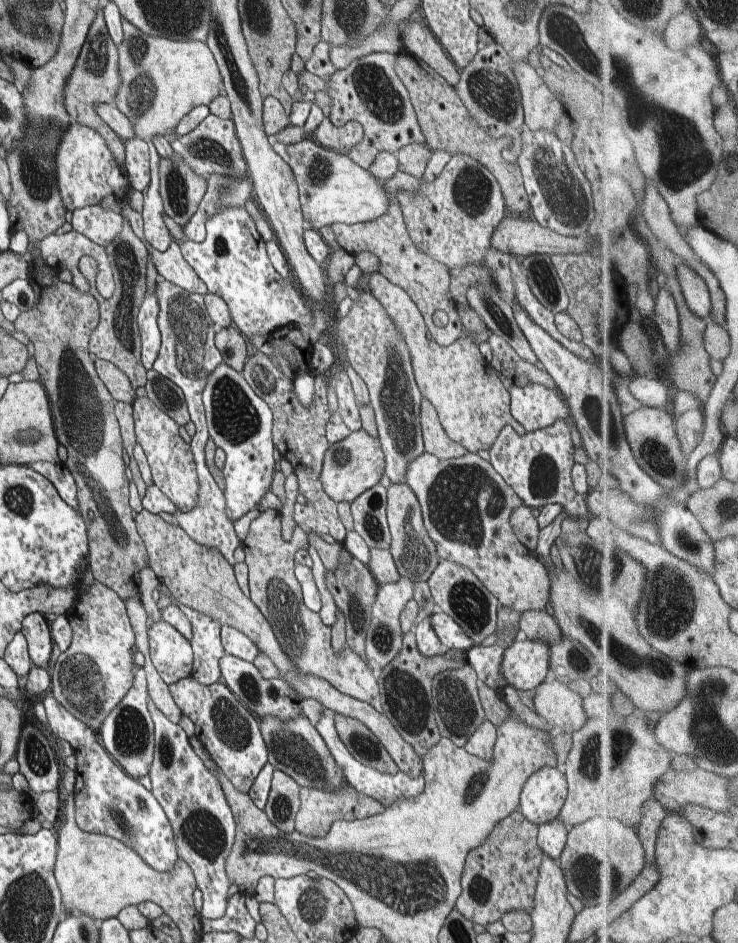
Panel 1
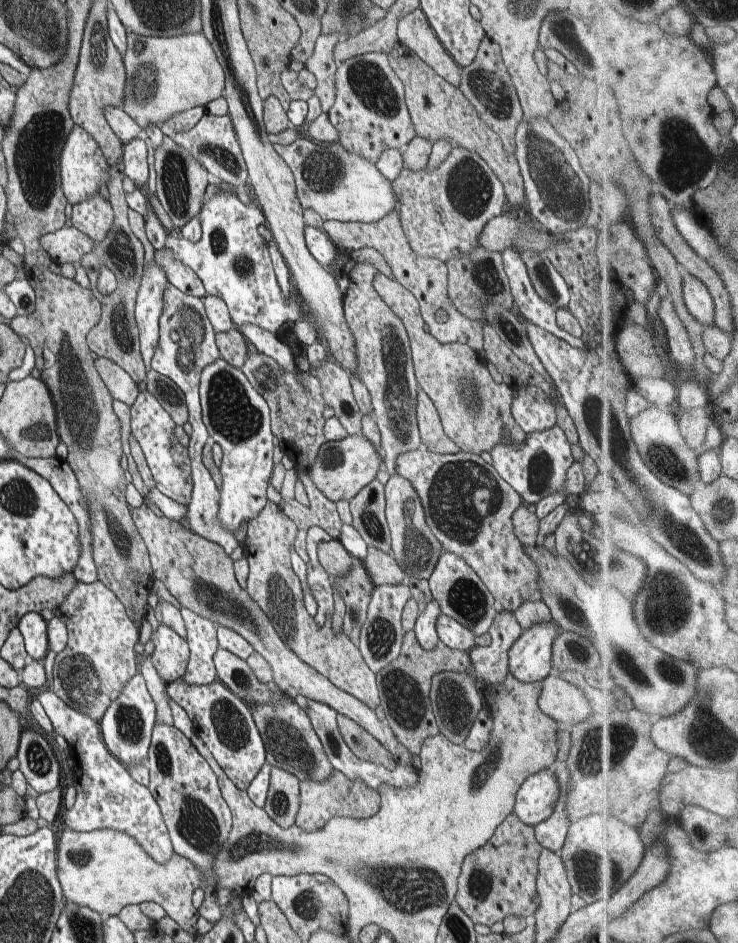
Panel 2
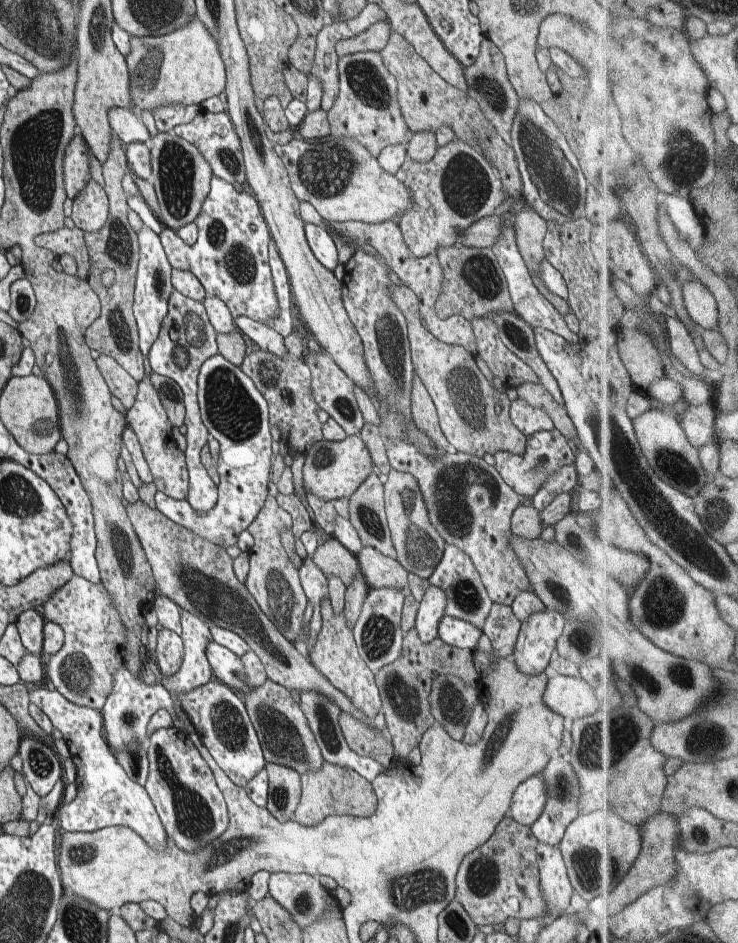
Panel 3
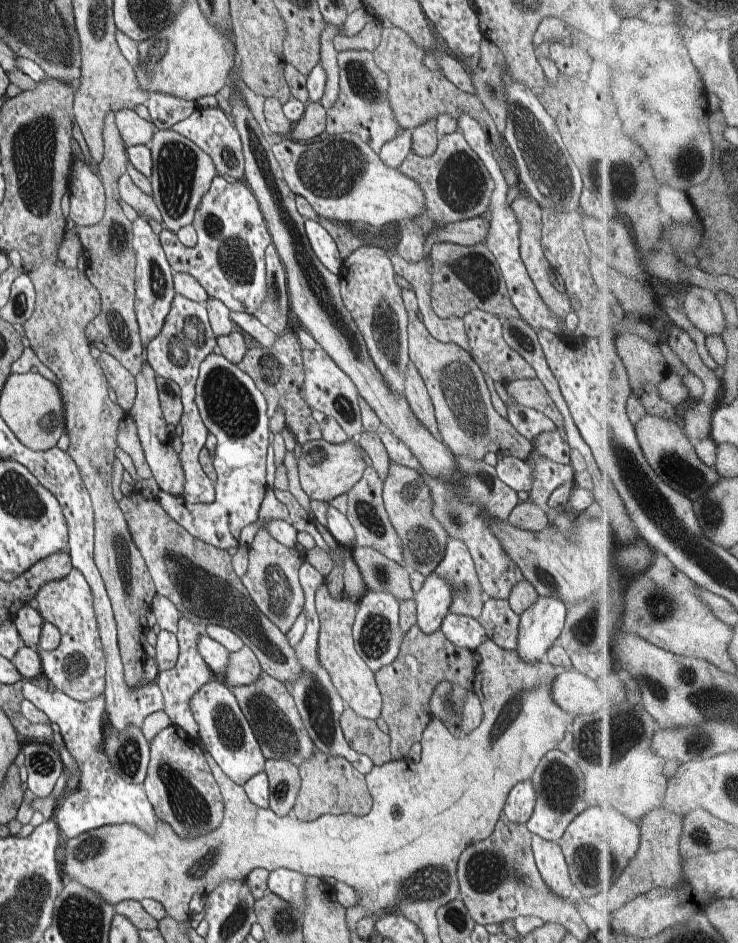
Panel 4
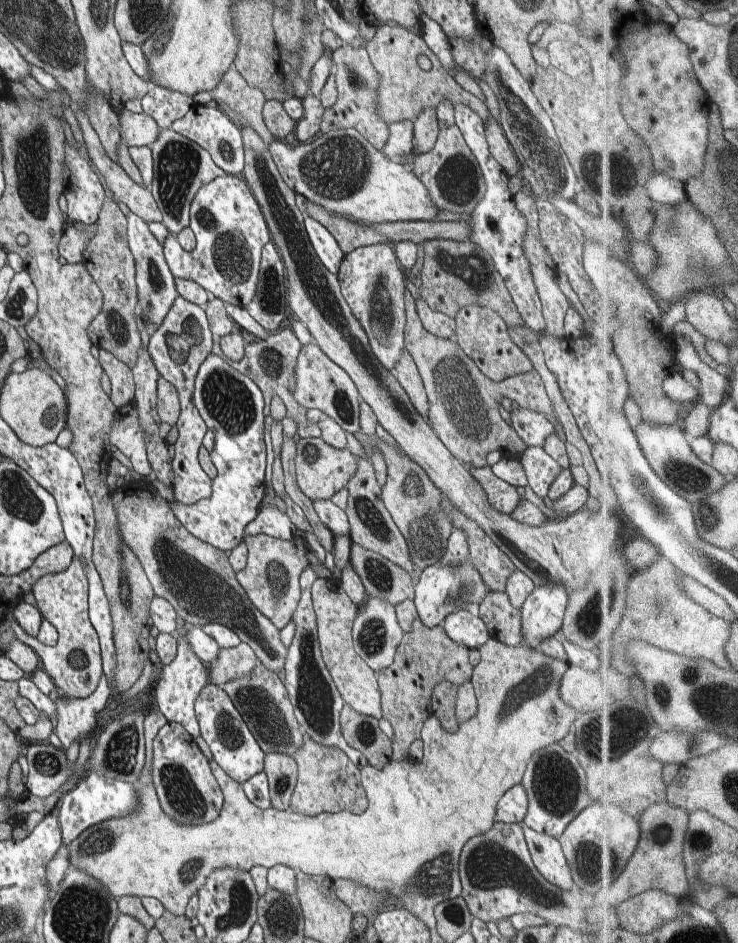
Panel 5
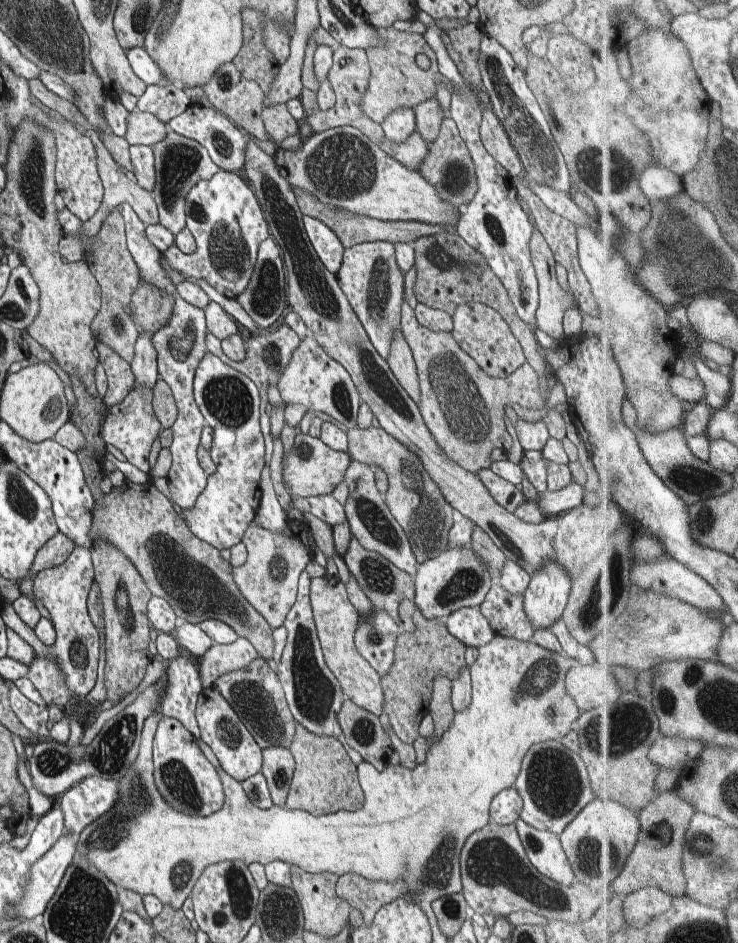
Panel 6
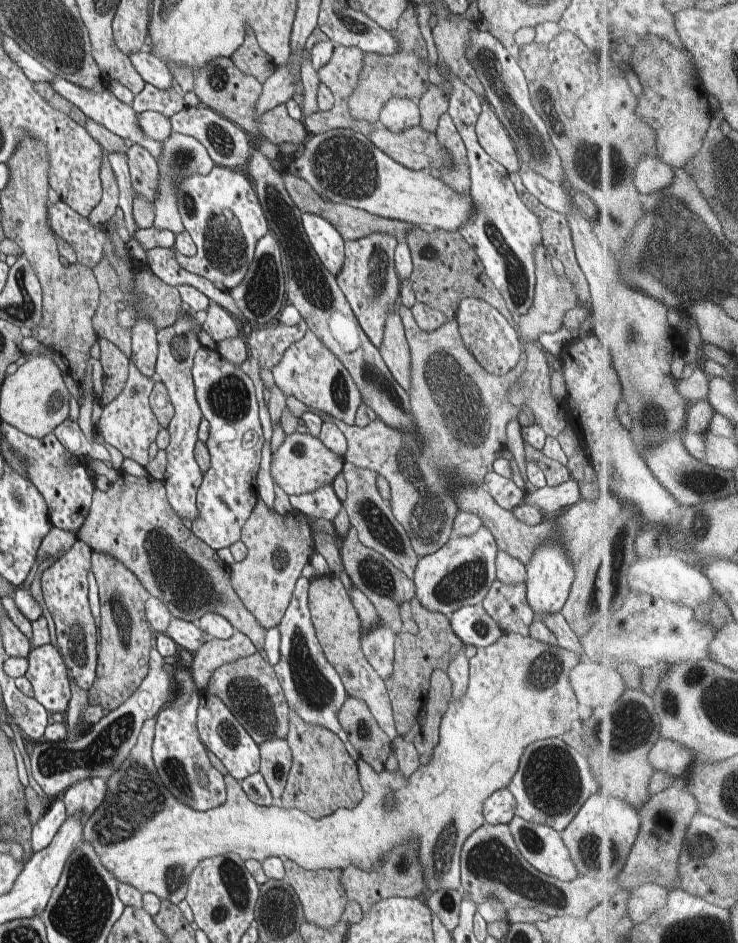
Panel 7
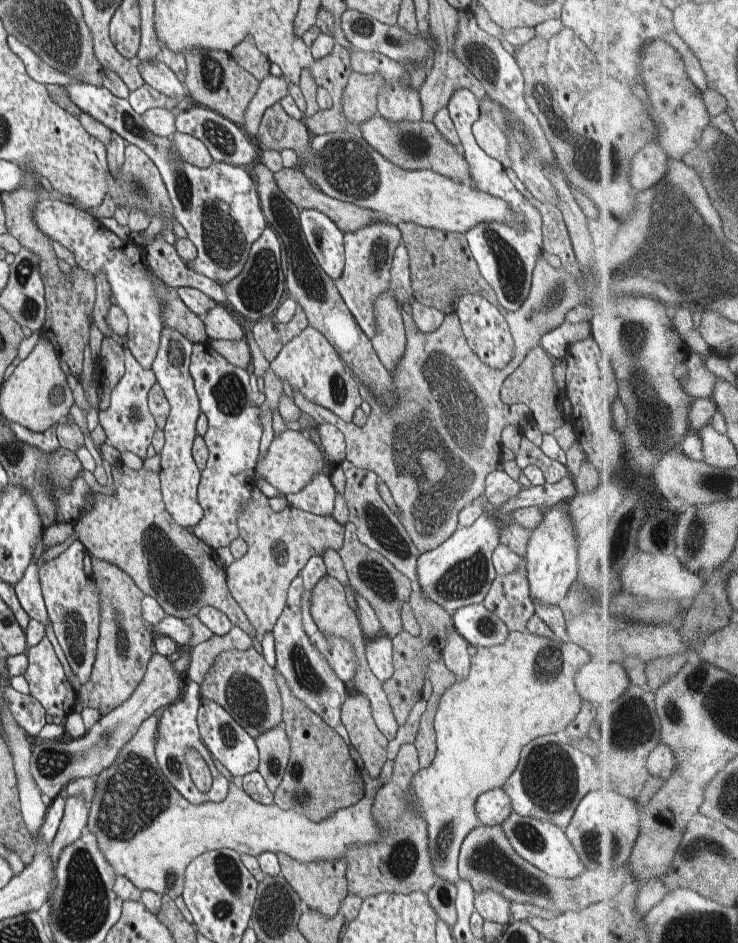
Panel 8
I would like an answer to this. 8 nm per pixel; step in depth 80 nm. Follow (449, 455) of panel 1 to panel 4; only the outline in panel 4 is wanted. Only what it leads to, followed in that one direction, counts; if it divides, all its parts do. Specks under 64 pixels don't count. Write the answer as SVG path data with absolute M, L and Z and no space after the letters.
M412 362L407 366L404 396L416 418L432 433L434 438L441 440L433 402L425 387L423 378Z

